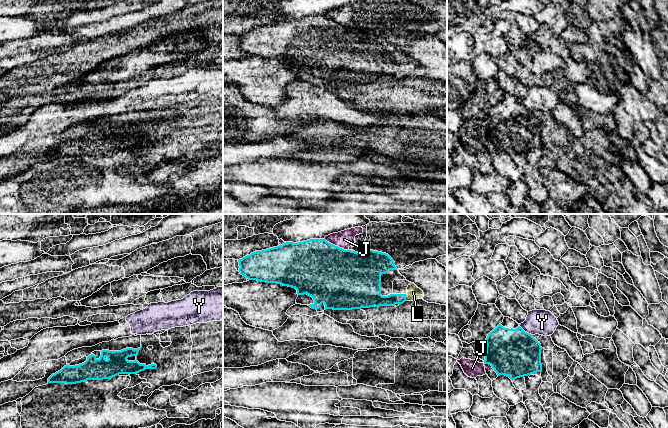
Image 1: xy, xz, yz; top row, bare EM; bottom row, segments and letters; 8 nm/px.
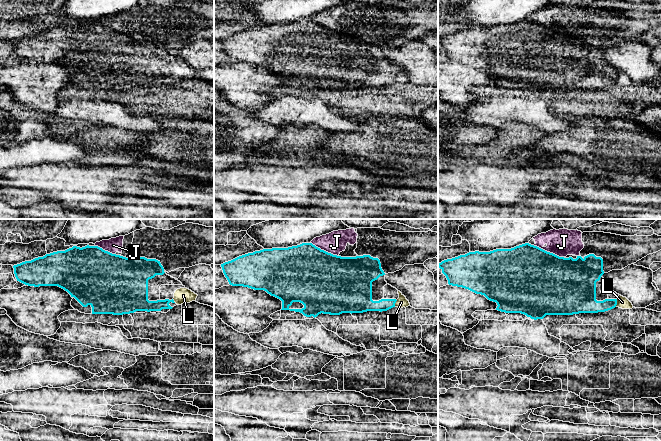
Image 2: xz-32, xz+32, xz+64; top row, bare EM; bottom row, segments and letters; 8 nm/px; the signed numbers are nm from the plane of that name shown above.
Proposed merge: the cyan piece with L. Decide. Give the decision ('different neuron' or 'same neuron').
same neuron

